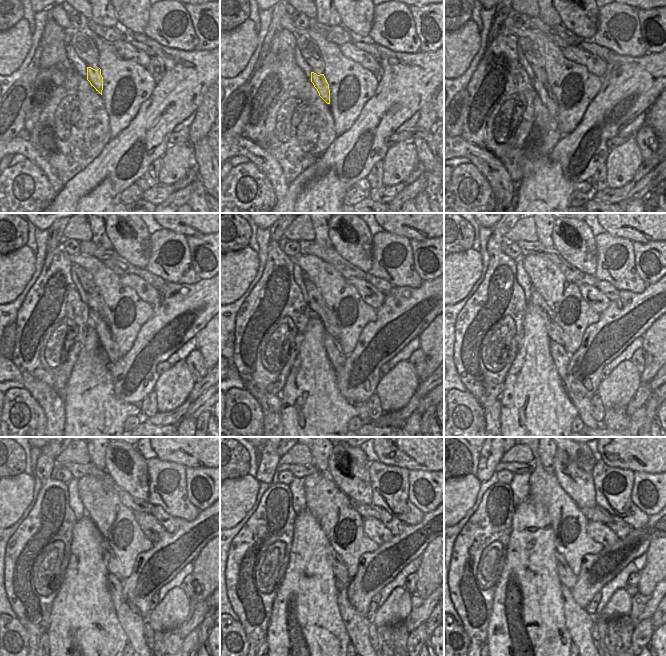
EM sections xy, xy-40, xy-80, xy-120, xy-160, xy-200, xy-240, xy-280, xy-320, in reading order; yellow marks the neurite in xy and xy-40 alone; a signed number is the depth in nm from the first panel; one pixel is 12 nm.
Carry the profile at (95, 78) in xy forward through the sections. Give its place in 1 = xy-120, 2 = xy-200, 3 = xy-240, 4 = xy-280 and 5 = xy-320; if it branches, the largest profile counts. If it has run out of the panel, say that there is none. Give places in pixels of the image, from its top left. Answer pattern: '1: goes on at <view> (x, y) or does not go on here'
1: goes on at xy-120 (106, 341)
2: goes on at xy-200 (561, 358)
3: goes on at xy-240 (132, 624)
4: goes on at xy-280 (357, 625)
5: goes on at xy-320 (579, 623)

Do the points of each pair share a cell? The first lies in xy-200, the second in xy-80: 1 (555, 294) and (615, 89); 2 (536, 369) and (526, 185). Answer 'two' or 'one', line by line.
1: two
2: one

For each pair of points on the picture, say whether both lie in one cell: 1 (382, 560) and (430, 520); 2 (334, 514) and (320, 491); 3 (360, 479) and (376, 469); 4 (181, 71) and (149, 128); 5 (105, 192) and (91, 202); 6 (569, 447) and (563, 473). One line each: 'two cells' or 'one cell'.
1: one cell
2: one cell
3: two cells
4: one cell
5: one cell
6: two cells

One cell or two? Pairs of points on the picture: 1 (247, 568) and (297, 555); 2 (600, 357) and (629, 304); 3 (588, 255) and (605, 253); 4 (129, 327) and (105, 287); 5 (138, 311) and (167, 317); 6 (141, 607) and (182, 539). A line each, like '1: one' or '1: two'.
1: two
2: one
3: two
4: one
5: two
6: one

